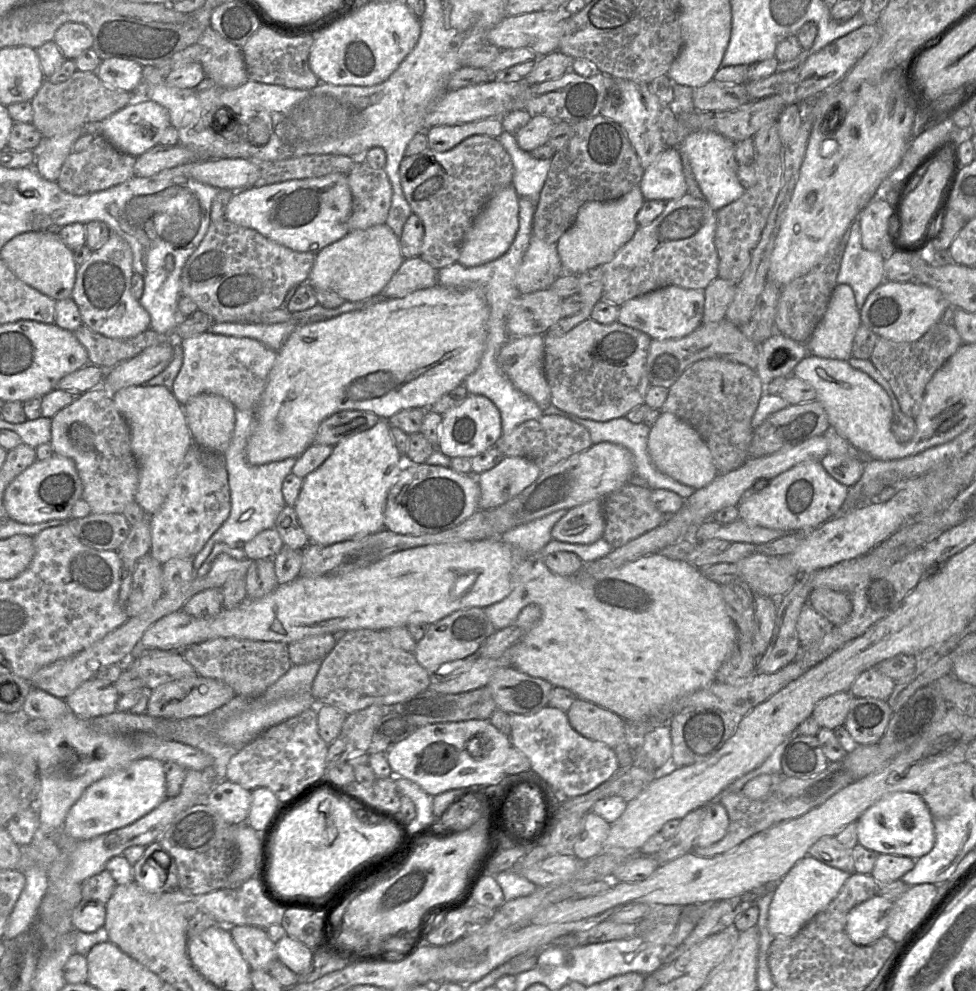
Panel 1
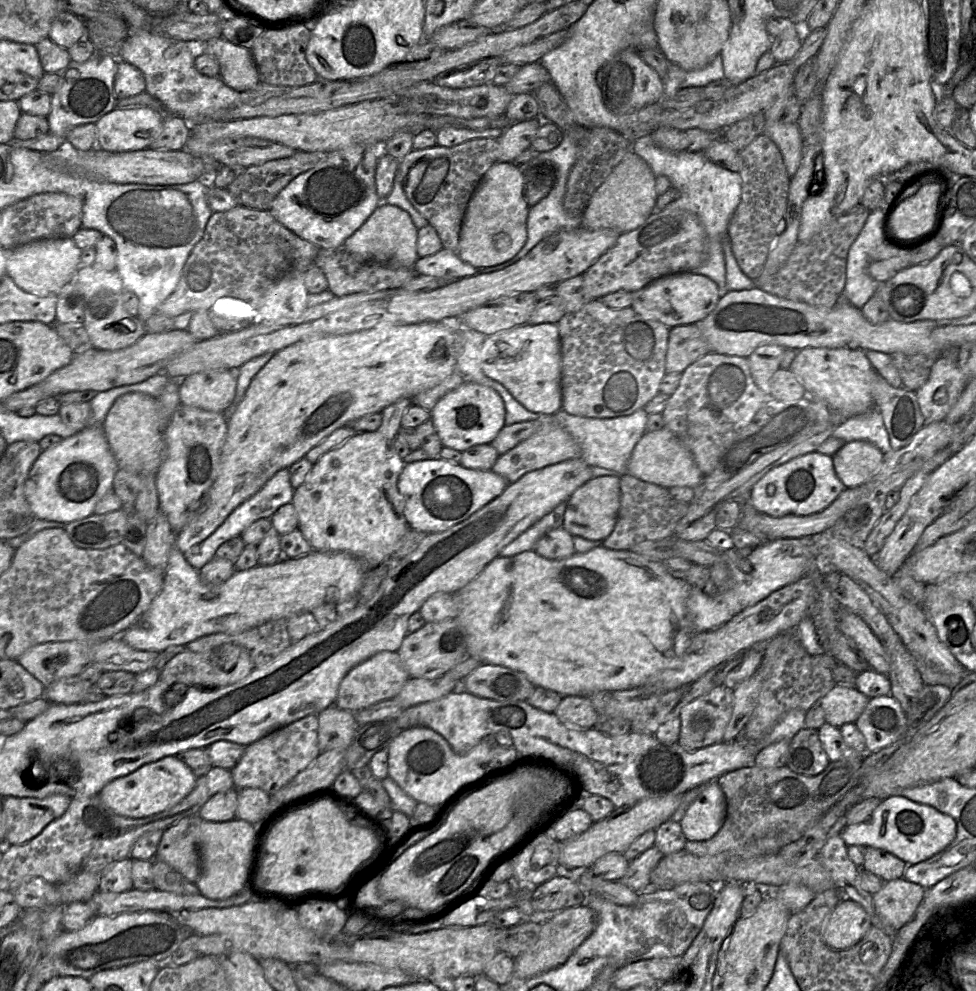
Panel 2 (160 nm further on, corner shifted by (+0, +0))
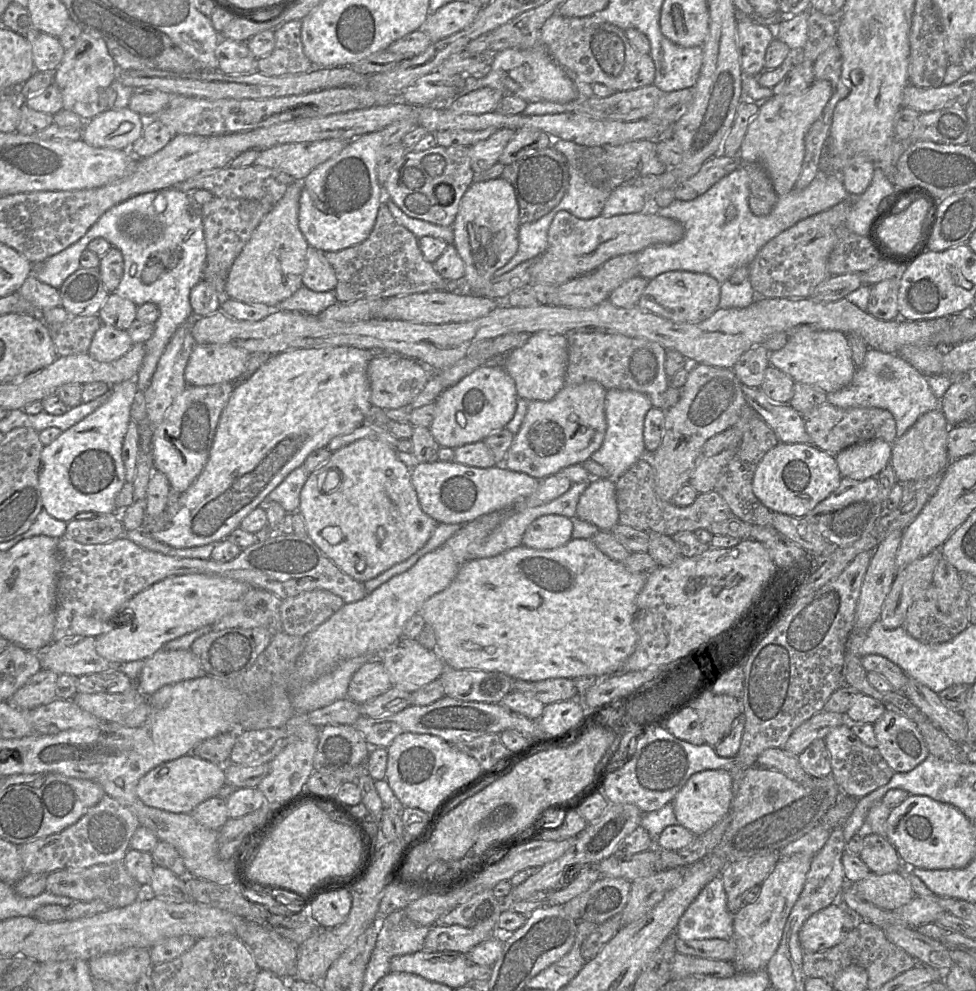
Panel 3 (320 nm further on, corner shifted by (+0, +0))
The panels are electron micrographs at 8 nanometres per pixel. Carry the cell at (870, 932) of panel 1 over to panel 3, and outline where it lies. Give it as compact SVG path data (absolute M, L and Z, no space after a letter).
M834 903L811 915L803 924L799 940L804 953L828 950L857 926L859 918L841 903Z

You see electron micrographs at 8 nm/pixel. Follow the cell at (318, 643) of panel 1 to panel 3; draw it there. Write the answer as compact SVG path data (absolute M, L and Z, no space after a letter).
M325 590L305 591L281 601L283 631L295 636L306 636L345 604L339 596Z

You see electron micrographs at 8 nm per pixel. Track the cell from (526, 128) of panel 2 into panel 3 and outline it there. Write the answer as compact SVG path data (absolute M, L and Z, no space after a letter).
M501 128L487 139L471 145L470 158L474 173L485 171L498 163L499 157L514 133L512 129Z

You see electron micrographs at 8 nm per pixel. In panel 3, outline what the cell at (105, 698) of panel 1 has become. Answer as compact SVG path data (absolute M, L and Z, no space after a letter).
M40 669L31 676L9 699L9 703L21 710L30 710L56 699L56 683L60 674Z

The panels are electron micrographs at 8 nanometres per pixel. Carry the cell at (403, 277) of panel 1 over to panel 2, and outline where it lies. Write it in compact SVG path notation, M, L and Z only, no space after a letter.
M441 249L439 252L419 258L413 269L416 275L427 275L447 280L460 280L473 276L478 269L463 262L457 252Z

